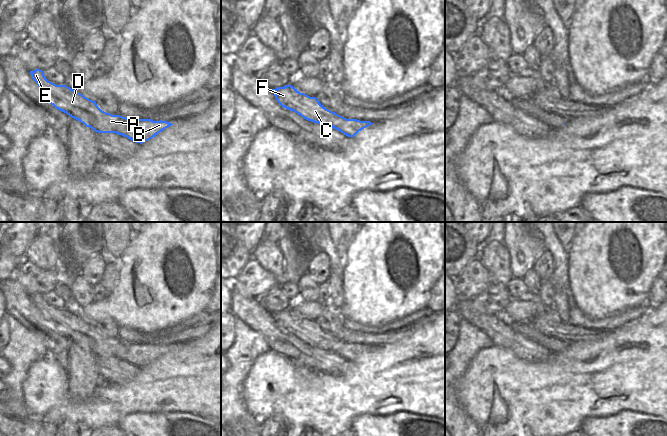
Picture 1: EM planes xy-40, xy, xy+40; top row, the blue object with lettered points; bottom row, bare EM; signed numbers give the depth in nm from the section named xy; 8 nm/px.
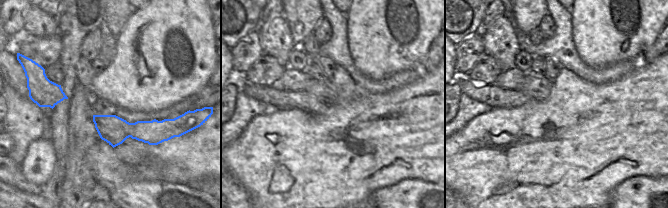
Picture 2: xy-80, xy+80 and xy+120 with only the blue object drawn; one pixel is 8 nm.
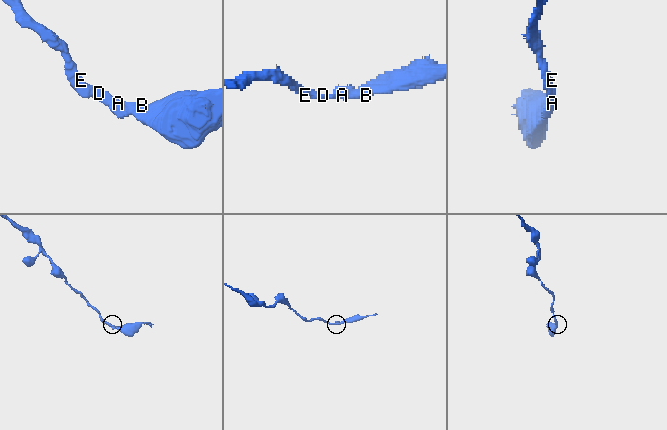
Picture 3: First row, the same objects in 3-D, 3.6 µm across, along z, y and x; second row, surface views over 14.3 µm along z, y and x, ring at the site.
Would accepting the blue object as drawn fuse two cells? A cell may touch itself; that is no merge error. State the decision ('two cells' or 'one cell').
two cells

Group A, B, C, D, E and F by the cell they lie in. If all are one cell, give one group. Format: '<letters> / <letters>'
A C D E F / B

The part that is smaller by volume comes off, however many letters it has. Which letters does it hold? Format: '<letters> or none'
B

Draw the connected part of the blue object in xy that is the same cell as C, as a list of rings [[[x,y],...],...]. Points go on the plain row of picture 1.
[[[291,309],[272,313],[272,316],[282,331],[294,335],[308,345],[332,351],[348,361],[351,361],[359,349],[357,343],[346,343],[326,333],[316,321],[300,317]]]

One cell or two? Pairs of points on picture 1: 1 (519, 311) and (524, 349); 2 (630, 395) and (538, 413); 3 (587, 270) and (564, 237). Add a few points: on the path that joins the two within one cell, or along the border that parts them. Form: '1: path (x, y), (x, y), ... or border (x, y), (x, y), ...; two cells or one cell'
1: border (494, 315), (509, 326); two cells
2: path (607, 392), (561, 393); one cell
3: border (576, 232), (567, 249); two cells

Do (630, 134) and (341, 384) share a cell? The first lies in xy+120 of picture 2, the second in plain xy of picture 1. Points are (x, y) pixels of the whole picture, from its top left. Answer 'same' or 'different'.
same

